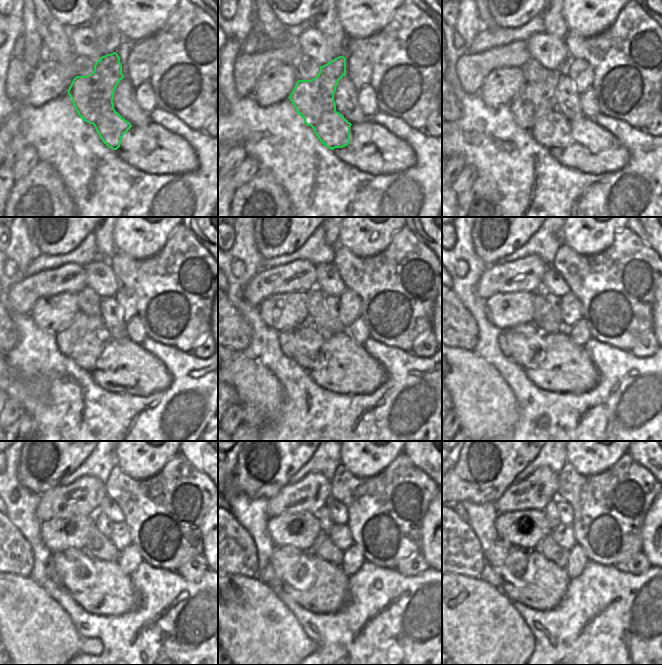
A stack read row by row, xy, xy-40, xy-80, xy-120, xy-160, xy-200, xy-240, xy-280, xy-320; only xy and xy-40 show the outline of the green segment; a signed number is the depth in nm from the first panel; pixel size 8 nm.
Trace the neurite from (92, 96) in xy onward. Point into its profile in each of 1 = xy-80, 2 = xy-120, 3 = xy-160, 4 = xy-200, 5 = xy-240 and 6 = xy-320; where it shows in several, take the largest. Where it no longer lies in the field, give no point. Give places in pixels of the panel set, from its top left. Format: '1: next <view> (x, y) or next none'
1: next xy-80 (534, 109)
2: next xy-120 (83, 341)
3: next xy-160 (304, 343)
4: next xy-200 (526, 344)
5: next xy-240 (75, 568)
6: next xy-320 (513, 564)

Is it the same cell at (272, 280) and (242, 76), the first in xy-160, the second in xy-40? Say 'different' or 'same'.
same

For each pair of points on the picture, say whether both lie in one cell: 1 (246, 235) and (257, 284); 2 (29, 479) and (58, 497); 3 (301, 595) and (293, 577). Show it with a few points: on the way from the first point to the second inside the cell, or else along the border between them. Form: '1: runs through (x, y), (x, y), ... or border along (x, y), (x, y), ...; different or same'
1: border along (262, 268), (246, 285), (244, 296); different
2: border along (58, 484), (40, 494); different
3: border along (316, 574), (306, 589), (294, 589), (283, 582); different

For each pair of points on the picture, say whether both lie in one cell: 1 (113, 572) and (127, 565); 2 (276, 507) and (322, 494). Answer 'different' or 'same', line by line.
1: different
2: same

